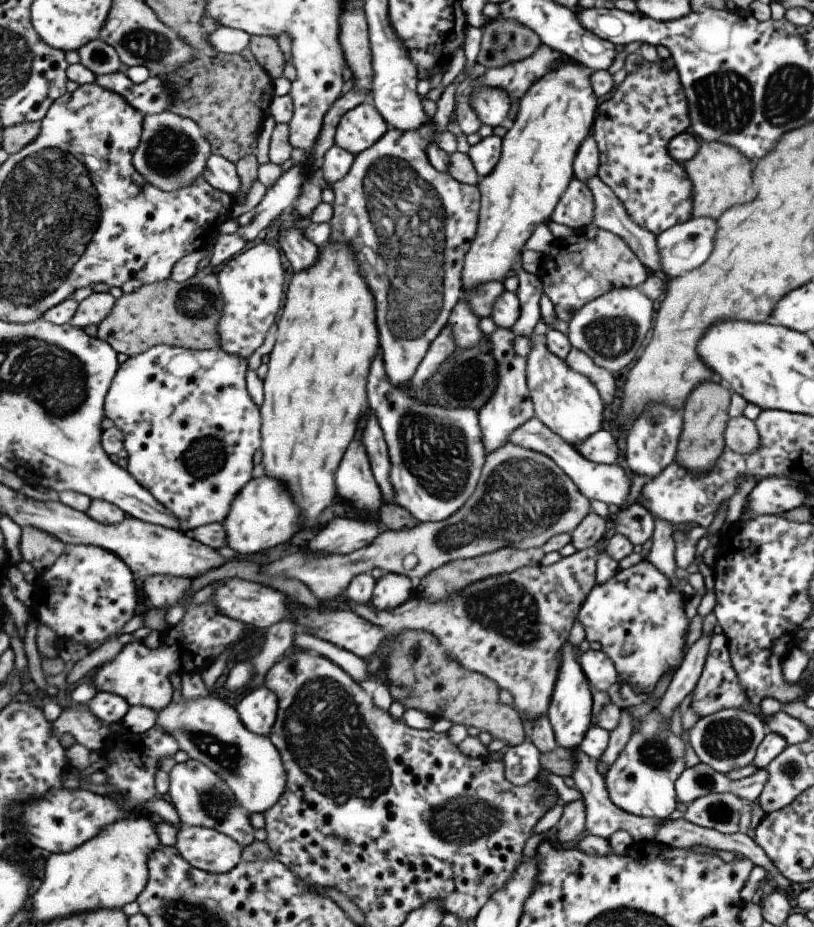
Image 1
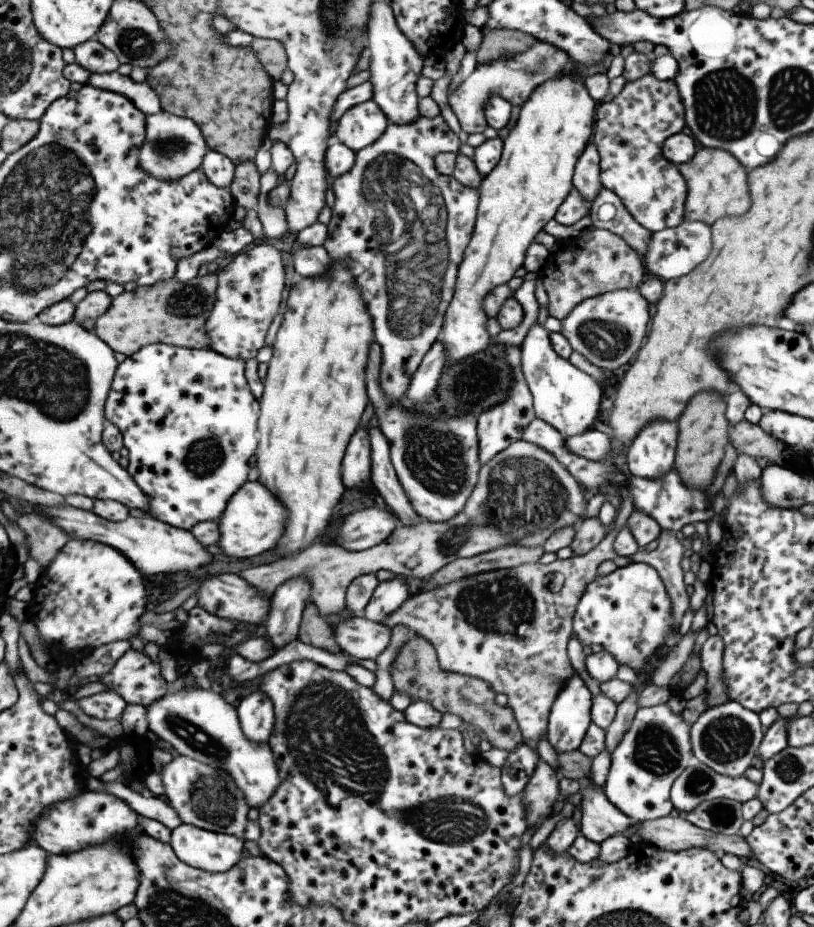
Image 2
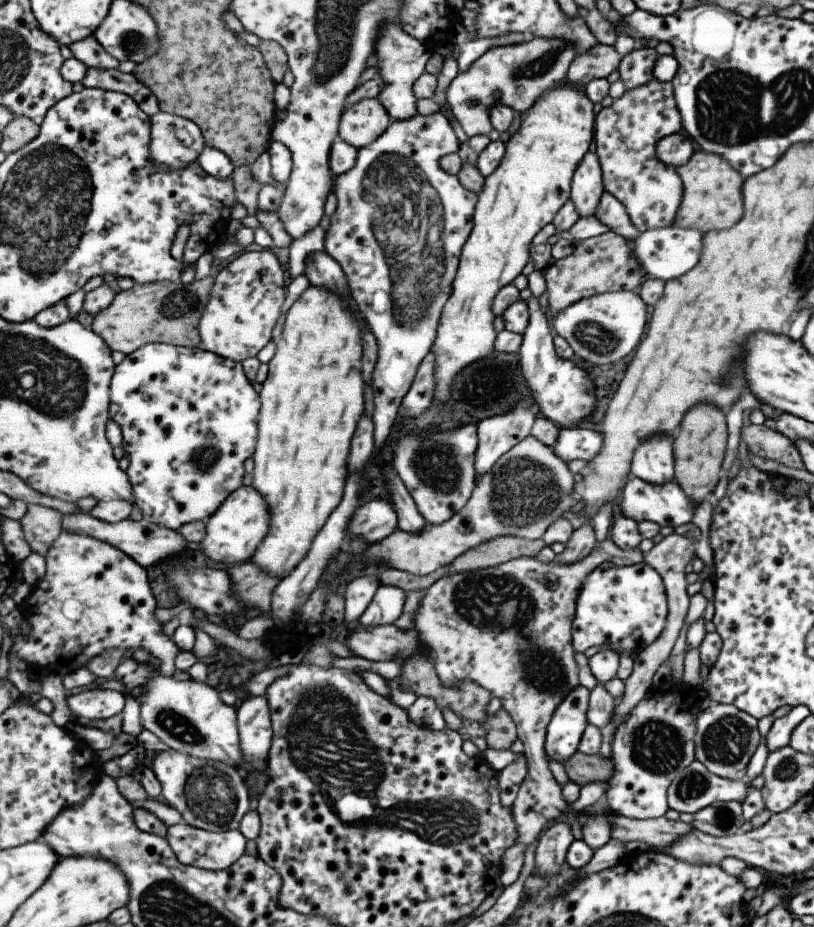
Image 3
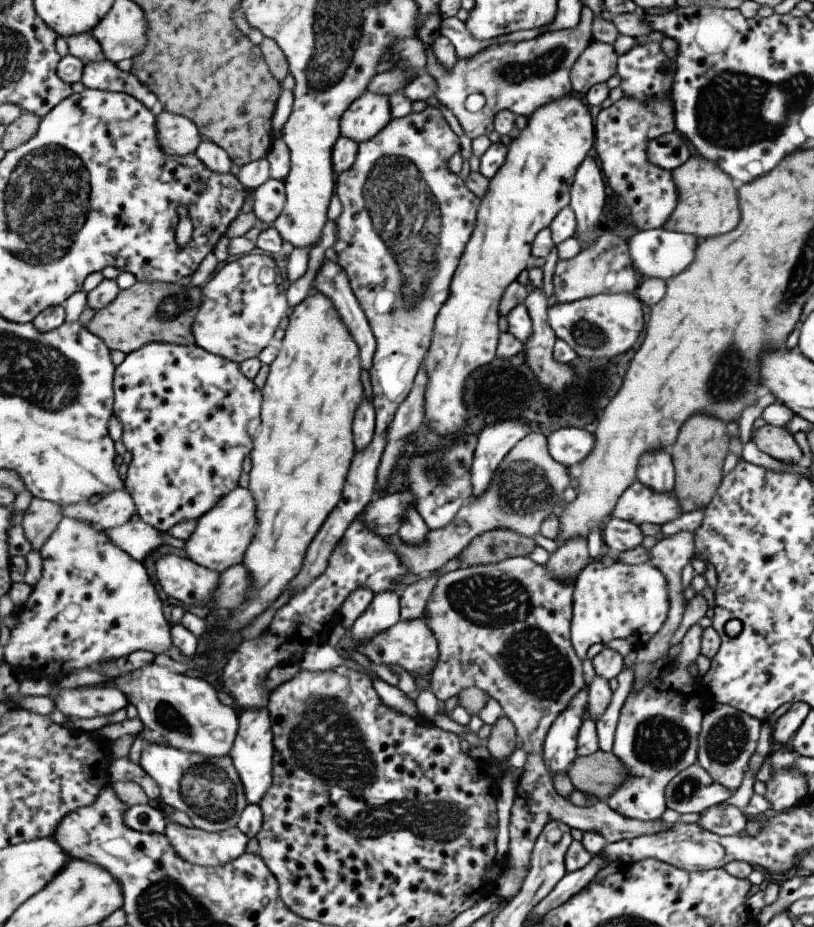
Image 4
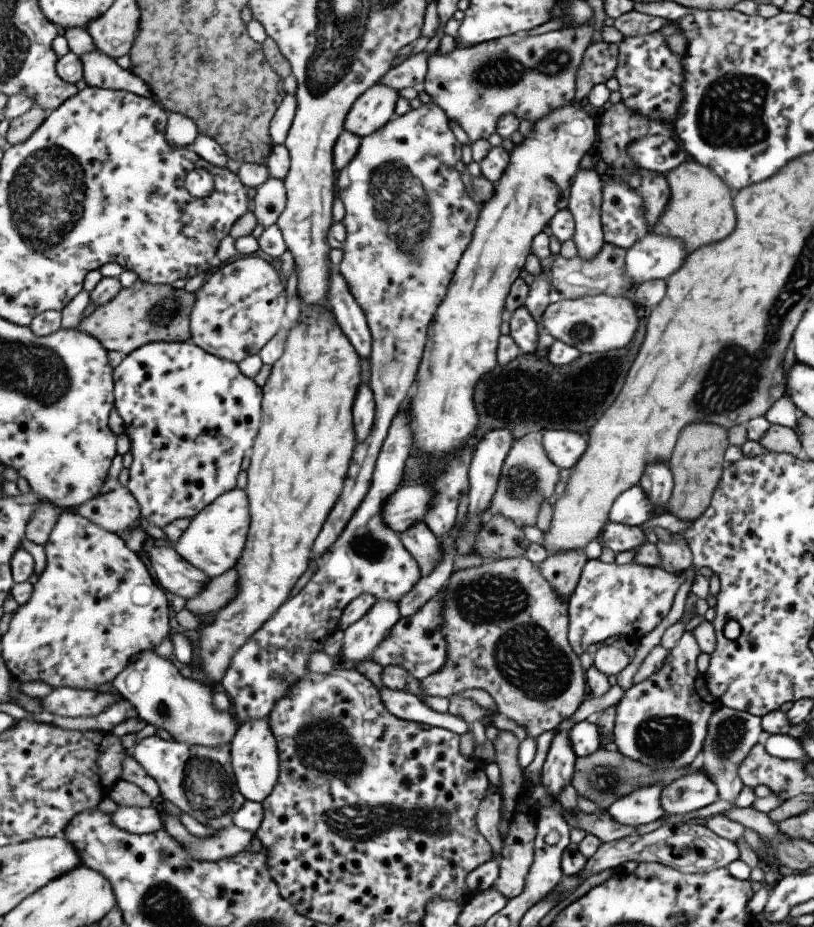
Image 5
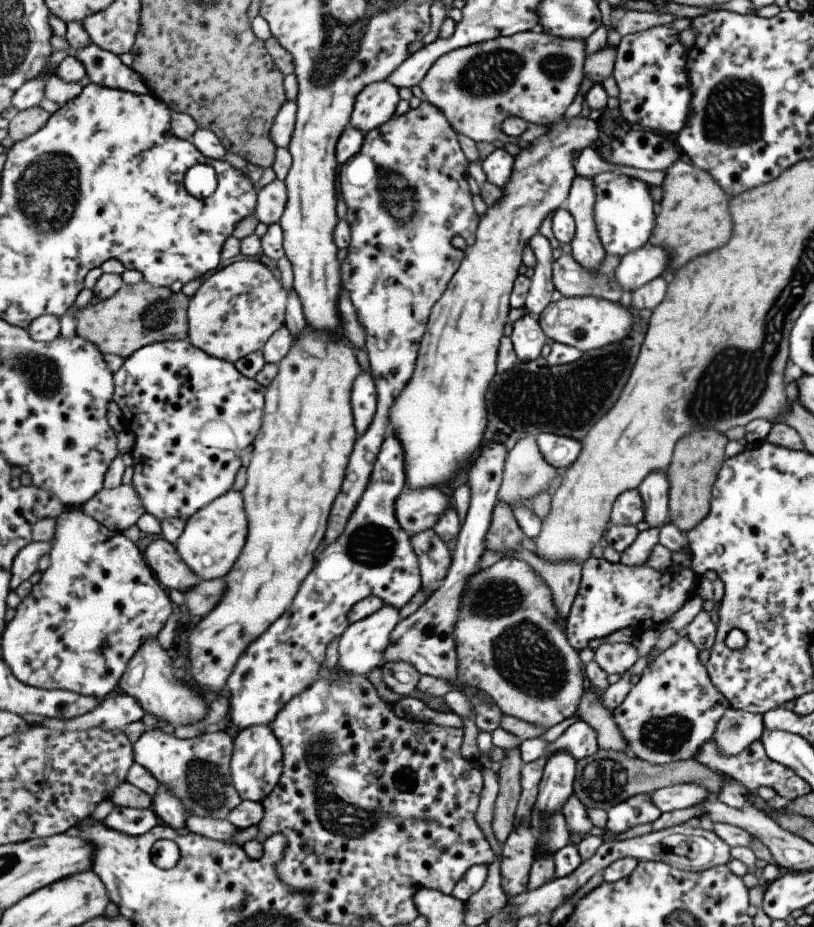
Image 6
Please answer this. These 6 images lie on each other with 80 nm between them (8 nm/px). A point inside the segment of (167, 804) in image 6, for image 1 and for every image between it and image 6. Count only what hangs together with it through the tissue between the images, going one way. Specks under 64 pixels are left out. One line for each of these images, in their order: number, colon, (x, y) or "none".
1: (213, 851)
2: (215, 852)
3: (215, 851)
4: (198, 847)
5: (229, 842)

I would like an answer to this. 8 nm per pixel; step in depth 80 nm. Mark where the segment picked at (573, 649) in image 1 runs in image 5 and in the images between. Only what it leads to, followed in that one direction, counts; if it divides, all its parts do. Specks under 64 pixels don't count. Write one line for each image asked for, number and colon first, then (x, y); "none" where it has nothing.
2: (571, 717)
3: (569, 722)
4: (561, 749)
5: (560, 764)

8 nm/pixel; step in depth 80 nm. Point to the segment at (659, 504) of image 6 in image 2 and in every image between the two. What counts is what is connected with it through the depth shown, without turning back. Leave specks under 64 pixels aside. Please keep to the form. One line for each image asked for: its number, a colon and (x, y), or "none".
2: (651, 454)
3: (653, 461)
4: (655, 469)
5: (657, 479)

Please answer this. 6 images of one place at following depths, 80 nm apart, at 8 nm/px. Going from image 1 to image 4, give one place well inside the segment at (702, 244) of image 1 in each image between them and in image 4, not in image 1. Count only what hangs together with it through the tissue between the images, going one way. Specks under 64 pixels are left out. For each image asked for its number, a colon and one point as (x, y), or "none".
2: (673, 252)
3: (666, 253)
4: (659, 253)

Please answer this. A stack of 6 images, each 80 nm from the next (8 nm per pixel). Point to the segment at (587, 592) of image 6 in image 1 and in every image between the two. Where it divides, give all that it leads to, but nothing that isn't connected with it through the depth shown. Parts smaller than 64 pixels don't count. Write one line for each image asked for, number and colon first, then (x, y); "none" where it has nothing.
1: (637, 617)
2: (628, 612)
3: (624, 607)
4: (625, 601)
5: (629, 600)

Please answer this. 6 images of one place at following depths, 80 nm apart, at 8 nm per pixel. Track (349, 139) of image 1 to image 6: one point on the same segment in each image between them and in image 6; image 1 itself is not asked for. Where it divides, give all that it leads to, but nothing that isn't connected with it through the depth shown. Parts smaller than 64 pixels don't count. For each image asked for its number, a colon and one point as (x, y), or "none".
2: (364, 124)
3: (363, 123)
4: (371, 113)
5: (372, 111)
6: (377, 104)

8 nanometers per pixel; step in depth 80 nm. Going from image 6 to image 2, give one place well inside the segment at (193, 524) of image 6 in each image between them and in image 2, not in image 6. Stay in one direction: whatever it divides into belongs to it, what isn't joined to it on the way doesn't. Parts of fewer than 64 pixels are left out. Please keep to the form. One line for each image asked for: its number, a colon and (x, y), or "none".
2: (255, 520)
3: (234, 533)
4: (223, 535)
5: (214, 541)

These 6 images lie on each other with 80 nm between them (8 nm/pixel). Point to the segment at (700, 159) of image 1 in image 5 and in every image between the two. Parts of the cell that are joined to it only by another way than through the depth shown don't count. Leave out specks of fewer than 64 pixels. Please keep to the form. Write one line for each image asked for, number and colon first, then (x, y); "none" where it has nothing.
2: (716, 187)
3: (711, 200)
4: (707, 198)
5: (700, 211)

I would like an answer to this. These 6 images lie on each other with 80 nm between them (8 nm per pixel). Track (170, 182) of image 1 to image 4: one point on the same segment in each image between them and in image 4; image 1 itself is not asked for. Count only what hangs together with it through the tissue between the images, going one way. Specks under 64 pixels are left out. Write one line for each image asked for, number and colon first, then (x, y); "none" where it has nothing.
2: (175, 146)
3: (177, 142)
4: (180, 136)

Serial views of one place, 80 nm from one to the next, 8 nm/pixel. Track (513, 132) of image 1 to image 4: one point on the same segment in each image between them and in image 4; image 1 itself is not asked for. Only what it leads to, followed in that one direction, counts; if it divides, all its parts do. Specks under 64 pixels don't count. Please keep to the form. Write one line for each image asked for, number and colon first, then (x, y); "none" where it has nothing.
2: (536, 174)
3: (534, 181)
4: (534, 186)

